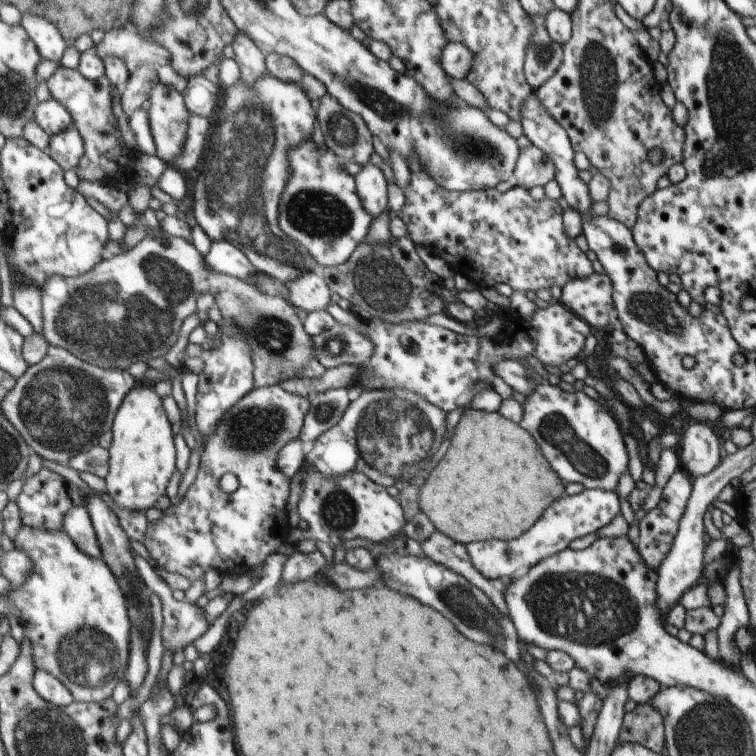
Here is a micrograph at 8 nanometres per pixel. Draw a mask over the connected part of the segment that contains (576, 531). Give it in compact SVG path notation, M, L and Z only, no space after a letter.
M584 489L575 495L566 494L556 499L544 512L544 516L522 536L515 539L474 541L465 545L470 562L487 579L510 580L518 568L532 568L541 560L558 554L570 546L572 540L598 532L610 524L620 512L619 496L614 491Z

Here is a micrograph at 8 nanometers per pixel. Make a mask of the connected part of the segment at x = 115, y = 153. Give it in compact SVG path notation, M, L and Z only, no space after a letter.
M60 66L56 72L47 80L48 88L52 98L60 101L71 113L74 118L74 126L83 138L83 143L86 145L86 154L83 155L79 166L74 170L81 181L96 181L113 183L114 185L126 185L134 180L136 172L134 170L134 156L120 152L122 150L121 133L118 130L118 120L112 112L112 84L108 82L106 75L97 78L96 80L88 80L77 68L69 69Z

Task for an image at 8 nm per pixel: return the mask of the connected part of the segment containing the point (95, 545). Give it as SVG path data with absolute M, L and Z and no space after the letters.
M80 506L68 511L63 522L63 530L82 552L102 559L101 546L86 507Z

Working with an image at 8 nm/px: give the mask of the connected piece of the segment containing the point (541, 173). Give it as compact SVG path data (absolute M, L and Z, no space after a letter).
M536 145L519 149L519 157L514 169L518 185L530 190L534 186L544 186L555 179L555 166L545 152Z

